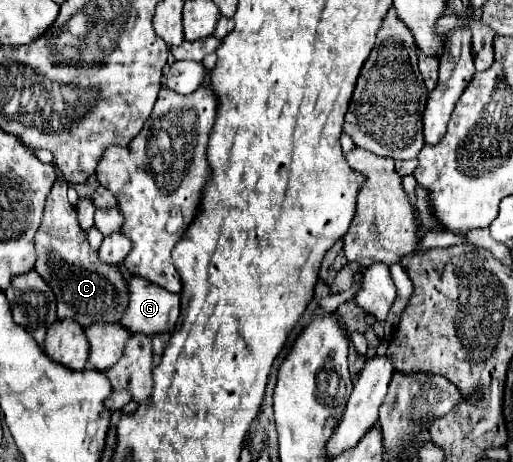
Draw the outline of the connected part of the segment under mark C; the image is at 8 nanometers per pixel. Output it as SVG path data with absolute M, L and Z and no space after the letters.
M57 177L47 197L43 223L39 225L35 235L35 271L53 289L59 319L71 317L81 327L87 327L97 321L117 323L127 307L127 281L115 265L101 263L97 251L89 247L87 235L81 231L77 223L75 207L71 207L67 201L67 189L67 181L63 177Z

